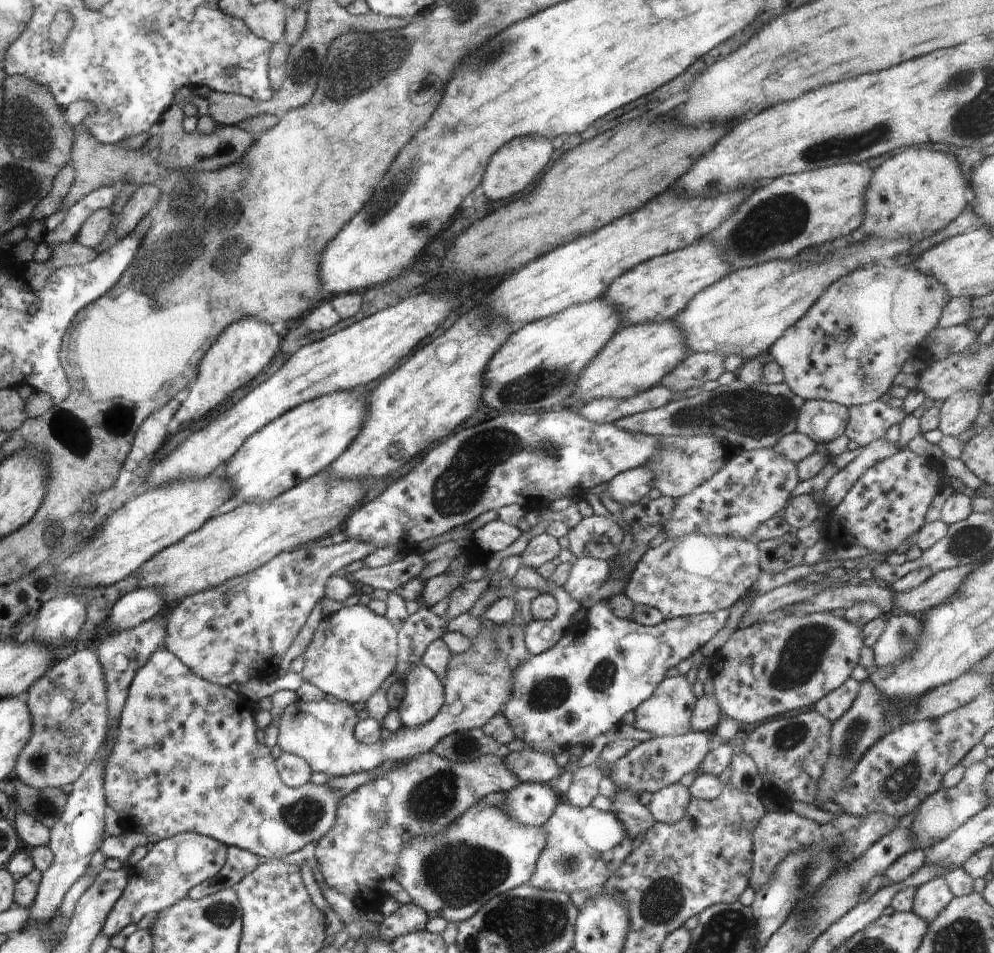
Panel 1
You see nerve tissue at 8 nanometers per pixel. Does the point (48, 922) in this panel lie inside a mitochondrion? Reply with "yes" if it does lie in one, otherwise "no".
no

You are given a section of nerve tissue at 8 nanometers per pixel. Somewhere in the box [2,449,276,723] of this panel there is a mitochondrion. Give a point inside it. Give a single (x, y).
(53, 532)

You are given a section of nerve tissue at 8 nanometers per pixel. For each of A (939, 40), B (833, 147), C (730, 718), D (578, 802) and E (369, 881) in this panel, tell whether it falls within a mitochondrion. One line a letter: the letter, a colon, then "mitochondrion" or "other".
A: other
B: mitochondrion
C: other
D: other
E: other

